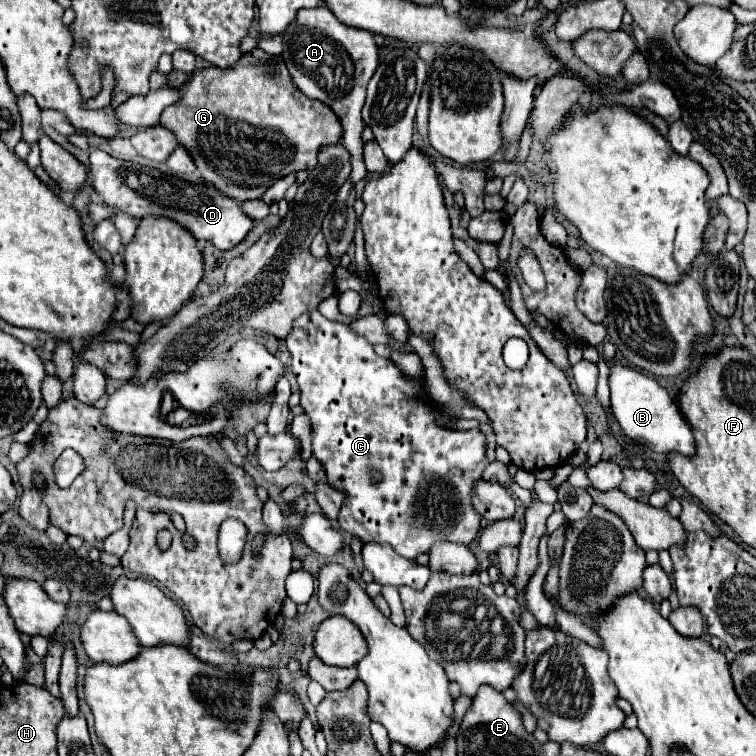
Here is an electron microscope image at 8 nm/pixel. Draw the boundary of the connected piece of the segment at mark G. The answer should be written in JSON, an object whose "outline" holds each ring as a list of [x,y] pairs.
{"outline":[[[261,48],[247,52],[233,68],[211,66],[195,70],[177,92],[179,100],[175,106],[181,106],[181,110],[163,110],[161,126],[169,128],[177,136],[179,146],[191,154],[201,180],[233,200],[261,198],[277,178],[297,170],[311,170],[317,164],[319,148],[339,140],[343,132],[341,122],[329,106],[307,98],[293,84],[281,56],[271,56]]]}

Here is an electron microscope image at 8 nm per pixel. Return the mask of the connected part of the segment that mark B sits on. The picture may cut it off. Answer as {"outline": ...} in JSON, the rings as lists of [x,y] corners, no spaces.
{"outline":[[[613,362],[609,366],[609,388],[611,388],[611,410],[617,418],[623,432],[639,442],[649,446],[653,452],[669,454],[669,452],[681,452],[685,456],[693,456],[695,442],[689,424],[685,422],[679,406],[673,402],[669,392],[649,374],[631,368],[627,364]]]}

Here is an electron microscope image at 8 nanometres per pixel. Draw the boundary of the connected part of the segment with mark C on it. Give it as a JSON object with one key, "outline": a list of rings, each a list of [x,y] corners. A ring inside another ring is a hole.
{"outline":[[[311,312],[293,322],[293,332],[285,342],[301,390],[301,406],[311,418],[313,458],[323,466],[327,484],[345,494],[339,512],[341,528],[359,536],[361,542],[387,542],[407,558],[425,554],[435,542],[443,540],[473,542],[479,532],[479,514],[469,506],[469,492],[489,464],[485,458],[487,436],[479,428],[457,432],[437,424],[425,384],[405,380],[391,360],[377,356],[369,342],[349,332],[347,324]]]}

